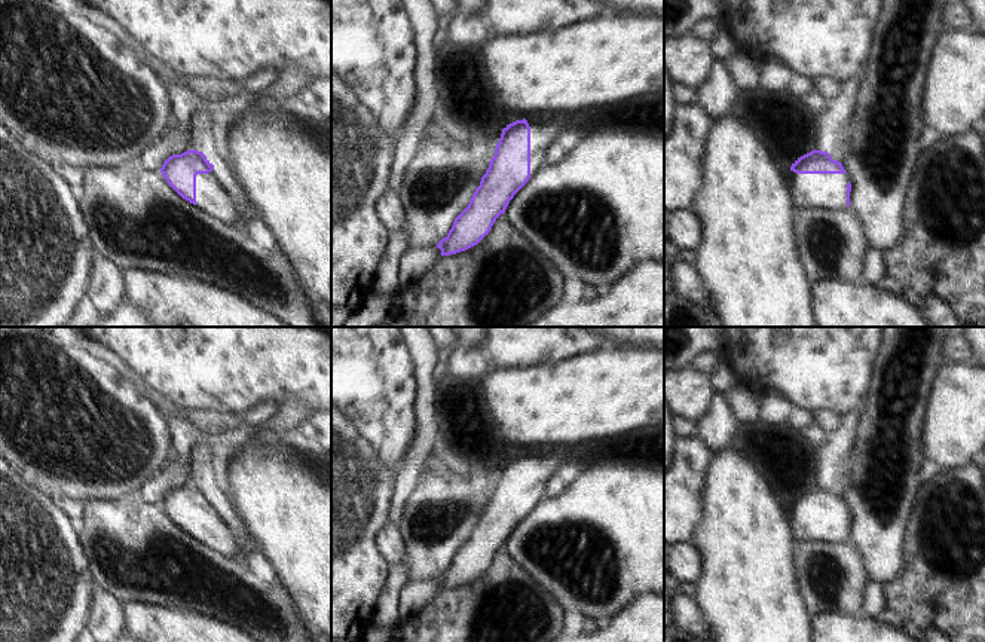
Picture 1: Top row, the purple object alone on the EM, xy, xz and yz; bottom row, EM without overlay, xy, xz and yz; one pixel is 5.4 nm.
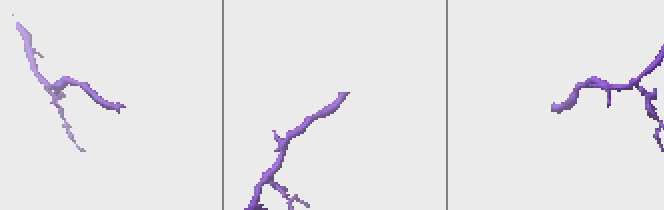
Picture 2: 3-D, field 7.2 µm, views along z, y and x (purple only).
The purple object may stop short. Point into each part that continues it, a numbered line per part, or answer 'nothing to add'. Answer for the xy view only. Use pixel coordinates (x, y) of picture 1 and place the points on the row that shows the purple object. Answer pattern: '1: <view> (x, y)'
1: xy (208, 192)

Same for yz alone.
1: yz (813, 190)

